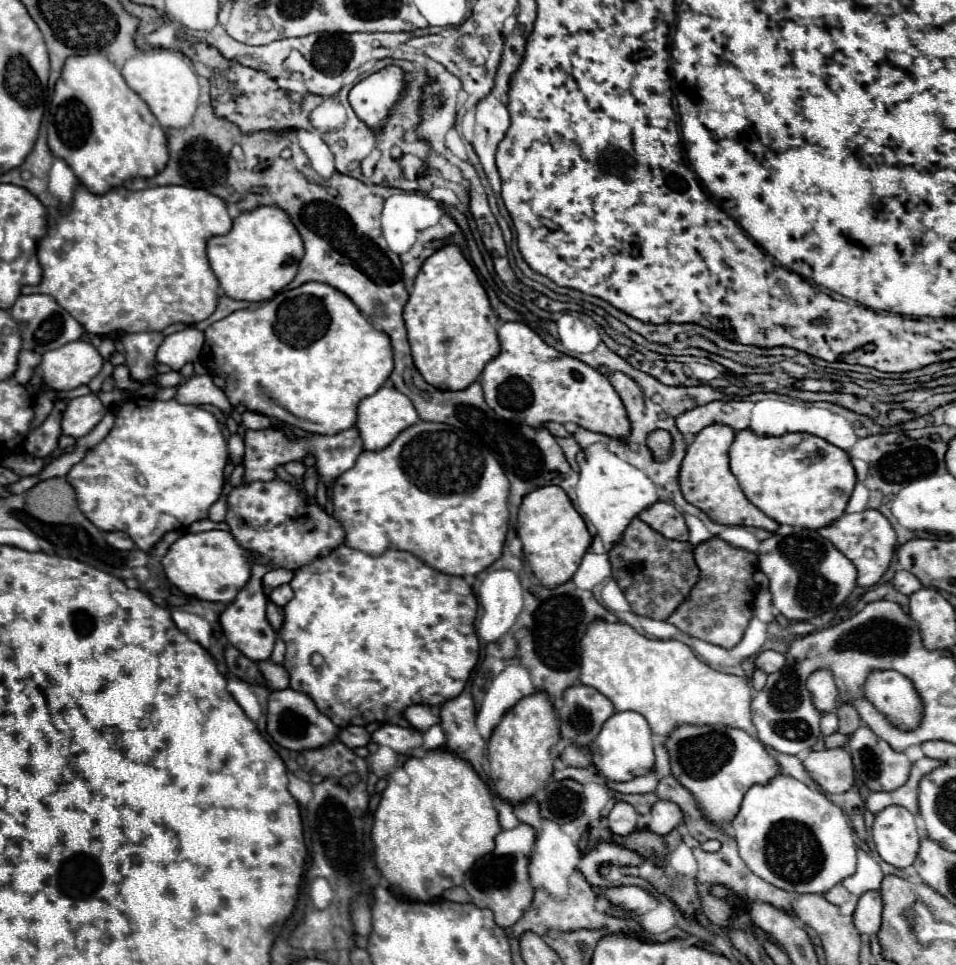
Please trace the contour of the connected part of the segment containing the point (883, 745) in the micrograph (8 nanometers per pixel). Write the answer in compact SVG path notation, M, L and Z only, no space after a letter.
M862 724L852 738L848 740L848 748L854 756L854 766L856 766L856 776L864 782L864 786L868 790L896 790L904 784L904 780L908 780L908 772L910 772L910 760L904 752L896 752L886 740L882 740L880 736L876 736L866 724Z

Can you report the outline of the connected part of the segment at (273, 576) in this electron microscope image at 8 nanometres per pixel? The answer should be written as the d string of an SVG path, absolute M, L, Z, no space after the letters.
M274 568L262 580L264 582L288 582L292 576L294 576L294 572L288 568Z

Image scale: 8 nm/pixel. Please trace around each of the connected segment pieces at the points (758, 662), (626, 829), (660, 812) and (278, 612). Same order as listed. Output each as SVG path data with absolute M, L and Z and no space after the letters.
M762 650L756 656L754 666L760 668L760 670L764 670L764 672L768 672L768 674L772 674L772 672L778 672L784 666L784 662L786 662L784 654L780 654L776 650Z
M620 800L614 804L614 808L608 814L610 830L618 836L626 836L626 834L634 832L636 820L638 820L638 812L634 810L634 806L628 802L620 802Z
M658 800L650 810L650 824L648 828L656 834L668 834L672 828L676 828L682 822L684 814L680 812L678 804L672 804L670 800Z
M268 600L266 616L268 616L268 622L272 624L272 628L274 628L274 630L280 630L280 626L282 626L282 620L284 620L284 610L282 610L280 606L276 606L276 604L272 604L272 602Z

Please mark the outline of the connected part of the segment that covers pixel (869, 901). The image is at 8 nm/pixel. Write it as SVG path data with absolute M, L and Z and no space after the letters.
M864 892L858 900L858 906L854 910L854 926L860 934L874 936L880 930L882 920L882 900L880 892Z

